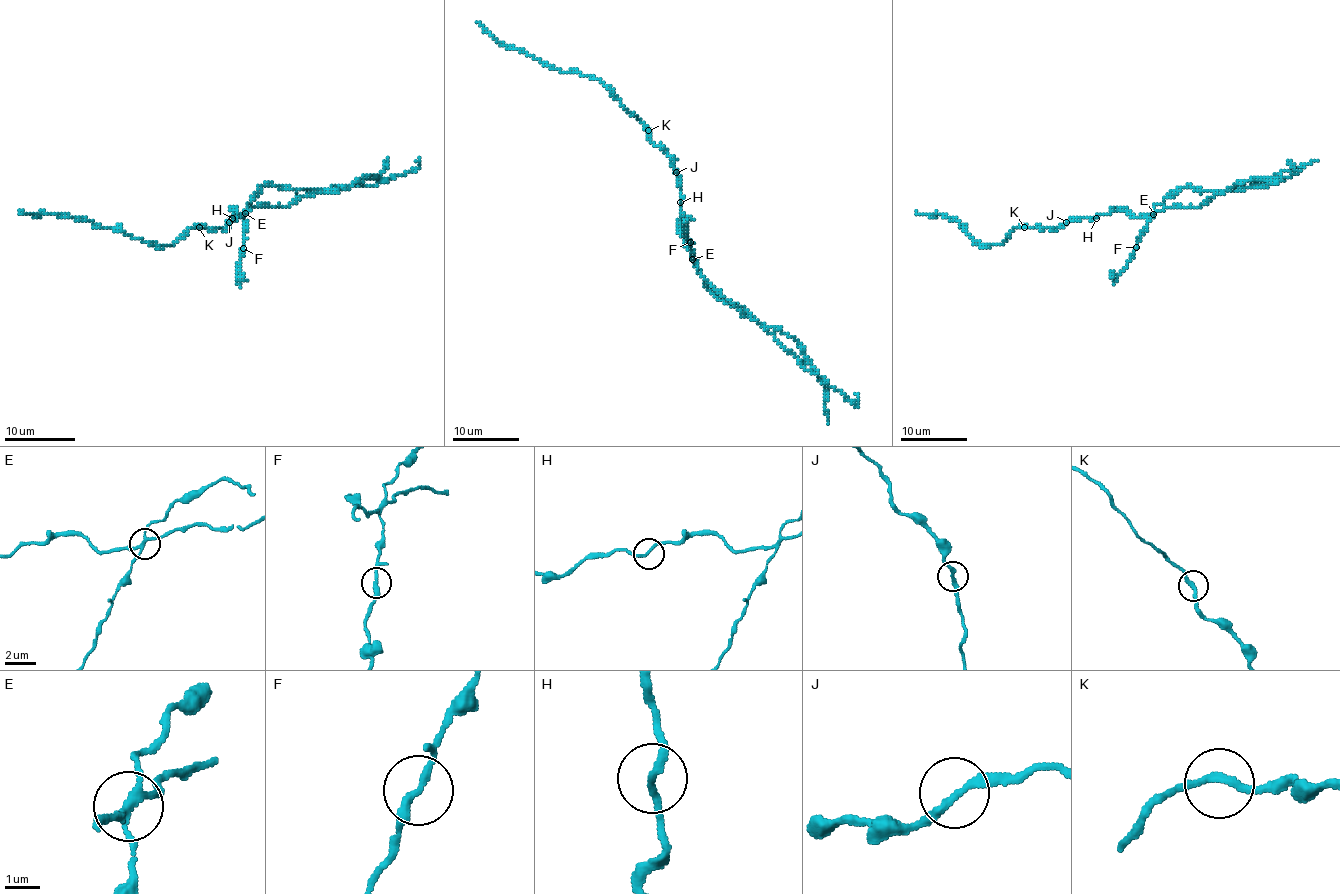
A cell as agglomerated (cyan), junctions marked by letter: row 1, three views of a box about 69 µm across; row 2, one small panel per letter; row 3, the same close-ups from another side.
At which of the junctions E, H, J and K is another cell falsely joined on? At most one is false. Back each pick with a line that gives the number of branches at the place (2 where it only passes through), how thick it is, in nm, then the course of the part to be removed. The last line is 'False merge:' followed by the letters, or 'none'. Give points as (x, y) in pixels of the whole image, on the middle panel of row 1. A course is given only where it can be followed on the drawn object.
E: Branches: 4. Thickness 180 nm. Course of the part to remove: (692, 259), (712, 291), (727, 302), (742, 306), (809, 371), (819, 374), (832, 388), (854, 401), (857, 396)
False merge: E

